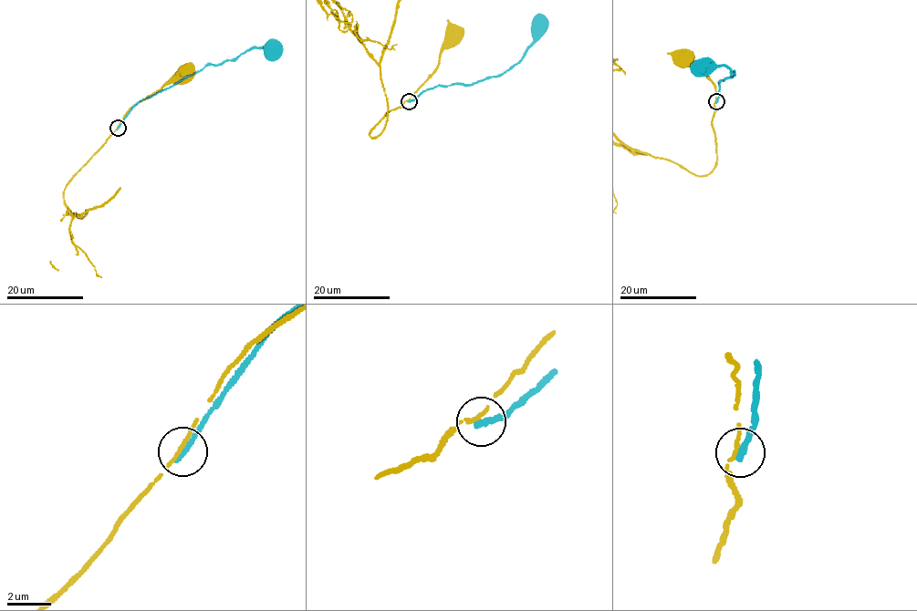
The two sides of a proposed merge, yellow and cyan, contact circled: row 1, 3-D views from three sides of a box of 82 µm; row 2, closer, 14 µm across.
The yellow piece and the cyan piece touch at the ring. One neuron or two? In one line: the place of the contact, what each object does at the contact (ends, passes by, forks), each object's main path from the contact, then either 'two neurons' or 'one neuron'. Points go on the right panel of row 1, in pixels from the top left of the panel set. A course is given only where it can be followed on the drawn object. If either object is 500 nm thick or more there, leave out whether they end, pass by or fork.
place (716, 101); yellow passes by; cyan ends; course yellow (716, 101), (716, 89), (710, 77), (692, 63), (683, 67), (679, 63), (684, 60); course cyan (716, 101), (719, 83), (732, 77), (733, 72), (735, 76), (725, 66), (700, 65); two neurons

